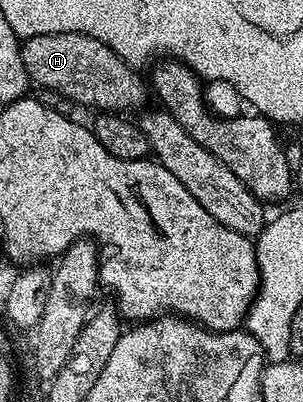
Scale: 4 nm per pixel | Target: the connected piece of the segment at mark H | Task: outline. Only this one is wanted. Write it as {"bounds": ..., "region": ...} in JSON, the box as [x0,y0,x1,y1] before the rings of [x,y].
{"bounds":[21,34,146,112],"region":[[[36,34],[21,42],[21,59],[29,73],[30,83],[38,82],[43,89],[54,90],[81,106],[98,106],[96,109],[101,112],[140,111],[145,106],[146,79],[144,82],[137,75],[140,73],[114,50],[107,48],[107,44],[86,34]]]}

